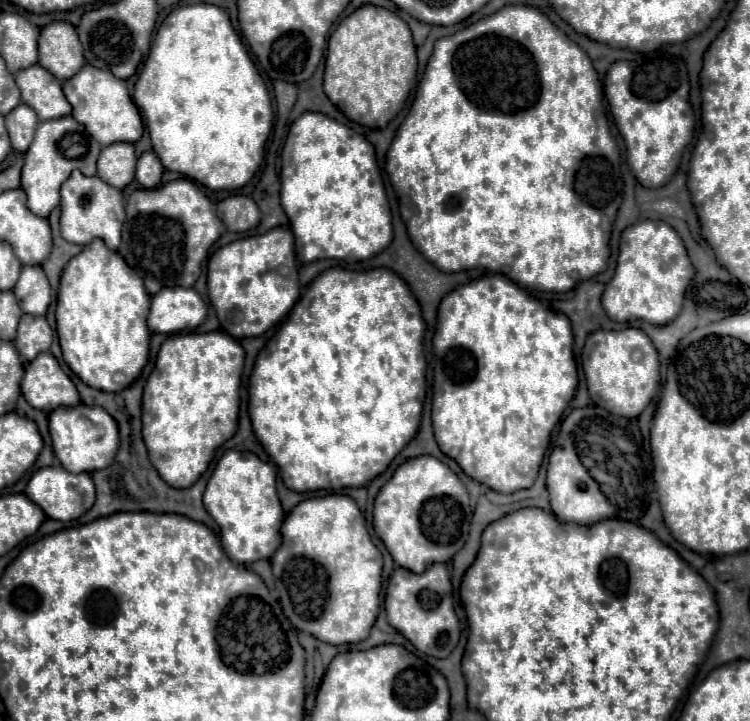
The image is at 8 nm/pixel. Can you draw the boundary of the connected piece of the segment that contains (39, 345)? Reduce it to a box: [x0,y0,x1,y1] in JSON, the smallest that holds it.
[13,316,53,360]

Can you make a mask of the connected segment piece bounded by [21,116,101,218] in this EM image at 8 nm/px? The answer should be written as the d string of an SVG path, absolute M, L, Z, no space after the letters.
M63 116L57 120L45 120L39 124L35 132L35 140L31 148L25 152L25 164L21 174L21 188L27 194L29 210L41 218L47 218L55 206L61 202L61 186L71 176L73 170L81 170L83 176L97 174L97 158L101 152L101 144L93 140L83 124L77 124L73 116Z

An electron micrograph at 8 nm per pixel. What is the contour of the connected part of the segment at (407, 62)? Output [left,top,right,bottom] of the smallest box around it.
[323,4,417,128]

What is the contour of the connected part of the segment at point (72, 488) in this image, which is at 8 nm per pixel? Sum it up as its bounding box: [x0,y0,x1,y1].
[25,468,95,522]

